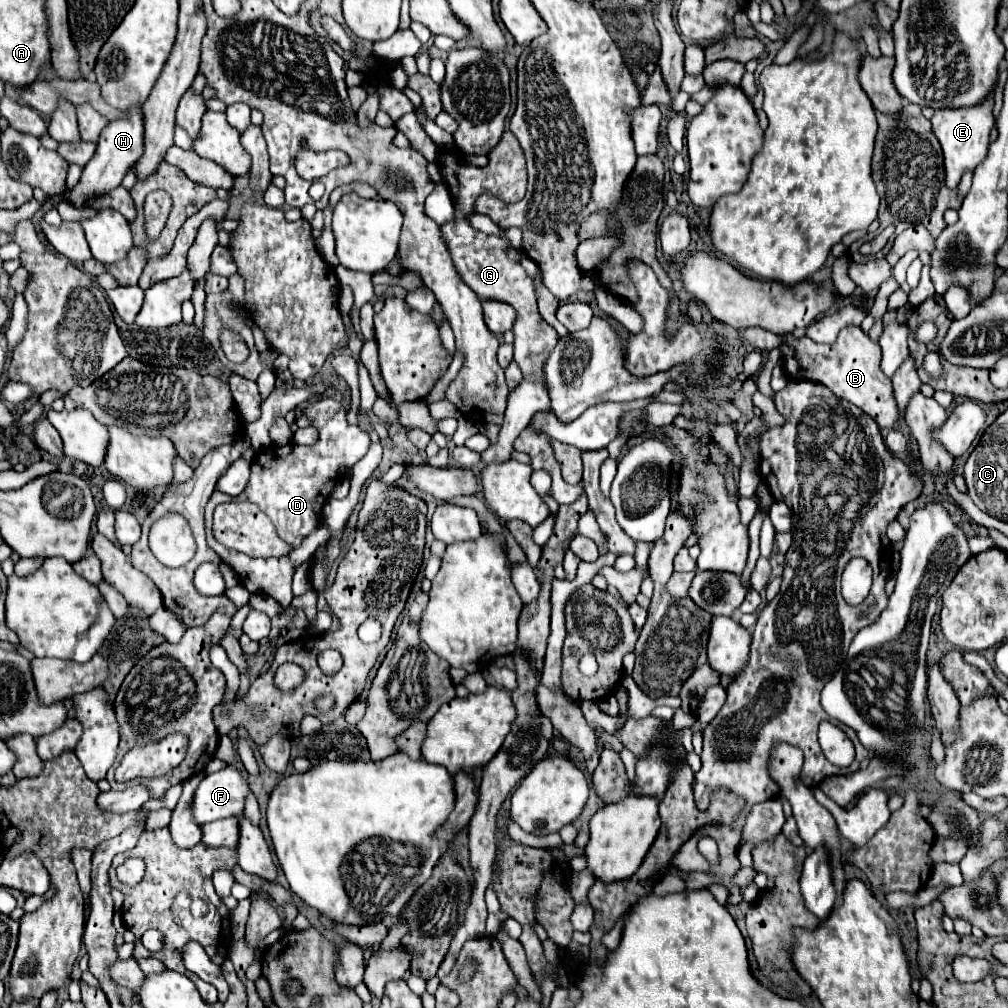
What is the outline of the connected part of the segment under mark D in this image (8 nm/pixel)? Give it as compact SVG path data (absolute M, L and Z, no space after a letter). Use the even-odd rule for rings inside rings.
M322 397L320 401L316 403L310 403L306 409L304 409L304 417L310 419L310 423L318 429L318 441L310 447L300 447L296 443L288 443L284 447L278 447L278 445L270 445L268 449L264 449L262 453L256 455L256 459L252 461L252 475L250 475L250 481L246 485L246 489L238 495L238 501L252 501L256 505L260 505L264 509L264 513L270 517L270 521L274 523L276 527L276 533L280 539L284 539L286 543L290 545L300 545L302 539L312 531L316 529L316 525L320 523L320 513L322 513L322 507L324 503L328 501L330 493L332 493L332 487L336 485L336 481L340 479L340 473L338 469L342 465L348 465L348 467L354 467L368 451L368 445L370 445L370 437L360 431L356 425L350 425L348 419L348 409L344 407L344 403L340 403L338 399L332 399L332 397Z

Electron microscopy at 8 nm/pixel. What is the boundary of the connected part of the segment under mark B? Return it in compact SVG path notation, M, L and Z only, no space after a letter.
M844 327L834 347L814 343L812 339L796 339L790 333L784 333L780 343L780 355L788 379L806 379L826 385L838 399L854 403L864 413L868 413L880 427L890 429L900 419L900 411L892 395L892 381L880 371L880 345L872 343L860 327Z

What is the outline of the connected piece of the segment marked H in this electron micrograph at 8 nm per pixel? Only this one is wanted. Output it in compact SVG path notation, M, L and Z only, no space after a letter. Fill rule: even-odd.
M134 105L122 111L122 117L110 121L100 133L94 157L86 163L80 183L70 191L70 203L76 207L84 207L86 197L90 197L90 193L106 193L114 189L114 185L120 185L126 175L126 169L134 165L142 153L144 153L144 113L142 105Z

